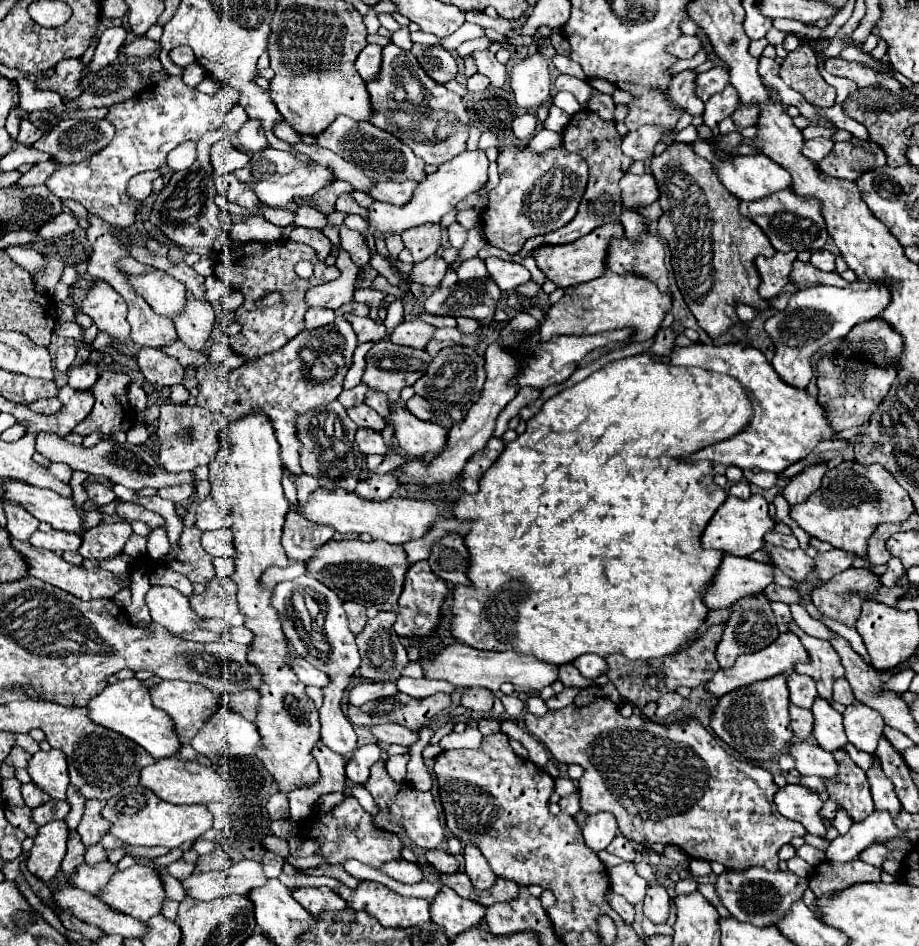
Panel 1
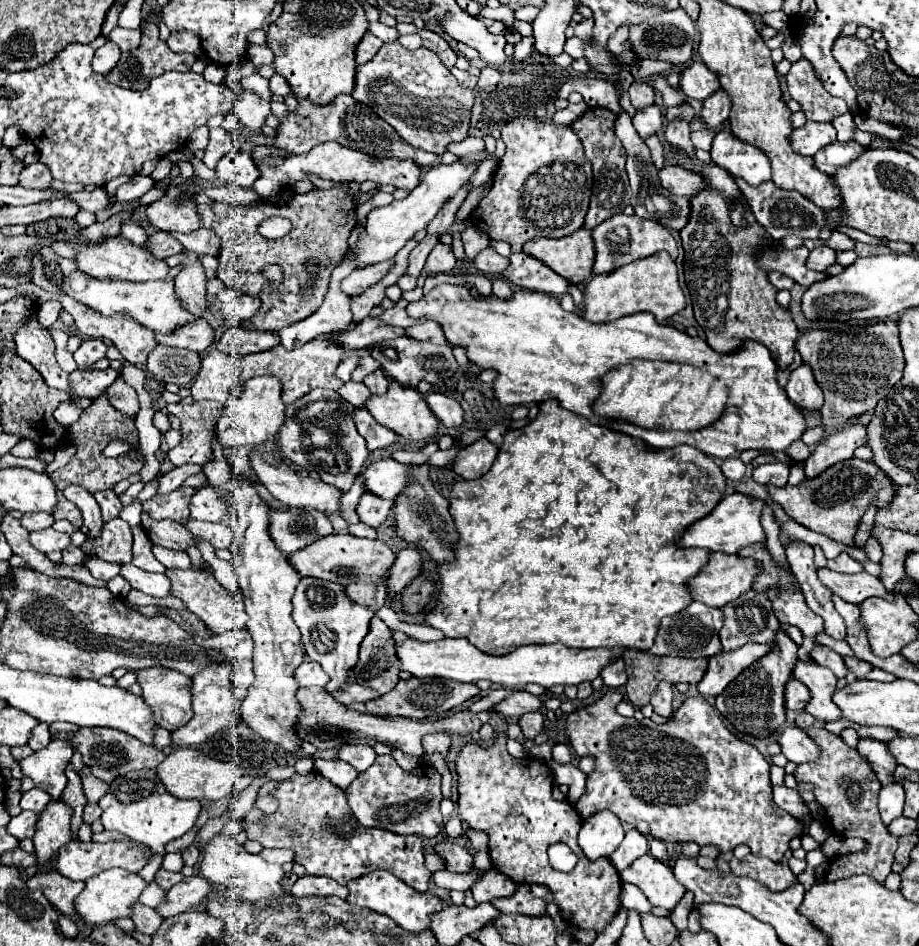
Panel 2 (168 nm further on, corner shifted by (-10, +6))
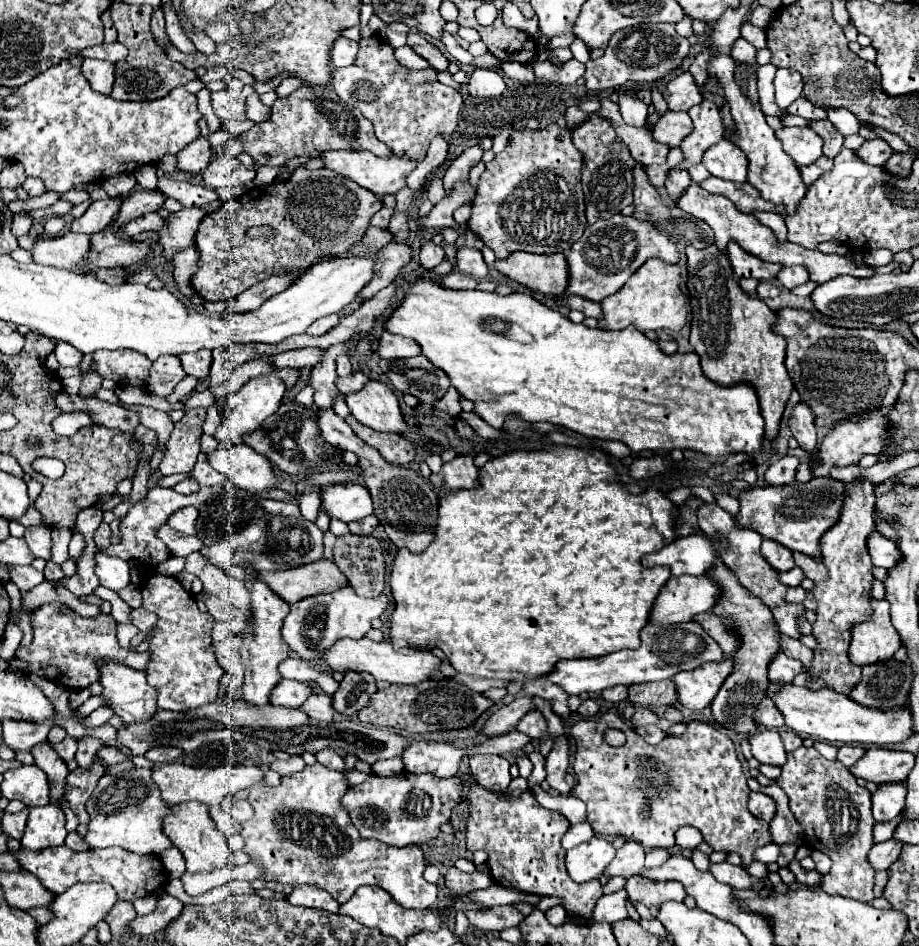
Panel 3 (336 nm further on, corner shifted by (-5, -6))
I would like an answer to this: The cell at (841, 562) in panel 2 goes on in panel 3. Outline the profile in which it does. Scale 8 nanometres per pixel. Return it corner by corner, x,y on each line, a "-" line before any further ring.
794,552
794,560
796,566
800,566
806,574
806,578
814,580
814,582
822,582
826,580
826,568
822,568
822,562
812,558
812,556
802,556
800,552

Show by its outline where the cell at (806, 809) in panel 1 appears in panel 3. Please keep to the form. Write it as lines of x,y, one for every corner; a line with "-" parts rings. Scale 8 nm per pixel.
752,792
748,806
750,806
750,812
754,816
758,816
758,818
762,818
766,822
770,822
774,818
774,814
776,814
774,798
770,798
770,796
762,794
762,792

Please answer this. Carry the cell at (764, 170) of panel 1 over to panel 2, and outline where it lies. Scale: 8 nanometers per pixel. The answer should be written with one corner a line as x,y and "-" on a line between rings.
717,132
711,146
711,160
729,174
743,178
749,184
771,180
771,164
763,150
745,144
733,132

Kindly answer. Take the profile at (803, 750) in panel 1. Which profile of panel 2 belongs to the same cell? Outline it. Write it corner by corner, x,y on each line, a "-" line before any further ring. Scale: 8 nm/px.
785,726
779,732
777,744
781,746
783,756
795,764
815,760
815,756
819,754
815,748
815,742
811,742
811,738
805,734
805,730
795,728
795,726

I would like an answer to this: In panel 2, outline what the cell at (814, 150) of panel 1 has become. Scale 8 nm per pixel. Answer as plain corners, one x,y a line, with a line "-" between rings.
807,122
801,128
795,128
789,136
791,148
801,156
813,156
817,150
825,148
827,144
835,142
837,130
831,124

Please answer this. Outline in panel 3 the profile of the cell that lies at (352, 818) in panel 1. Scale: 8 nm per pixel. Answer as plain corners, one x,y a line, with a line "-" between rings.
322,764
306,766
302,772
290,774
282,778
278,788
266,786
252,786
250,788
250,804
254,806
254,818
242,824
242,838
244,838
244,852
252,858
254,864
266,870
266,880
274,880
278,884
314,884
326,892
330,892
340,904
344,904
356,888
364,884
378,884
384,888
398,904
404,908
432,908
436,904
436,884
430,884
422,878
426,868
424,854
418,846
408,844
402,848
392,848
378,840
364,840
358,836
358,830
350,822
348,814
340,806
340,798
346,794
348,782
342,772
328,770

